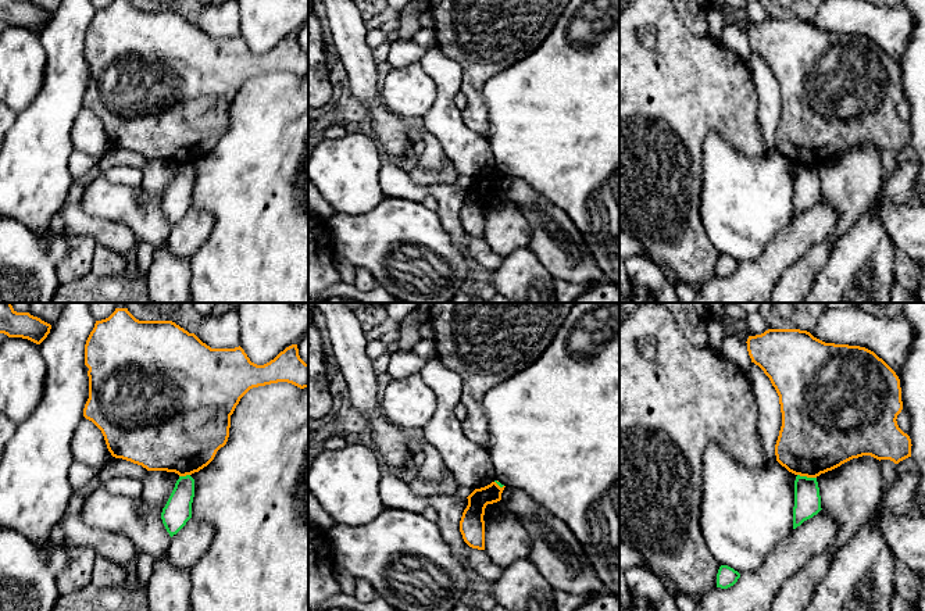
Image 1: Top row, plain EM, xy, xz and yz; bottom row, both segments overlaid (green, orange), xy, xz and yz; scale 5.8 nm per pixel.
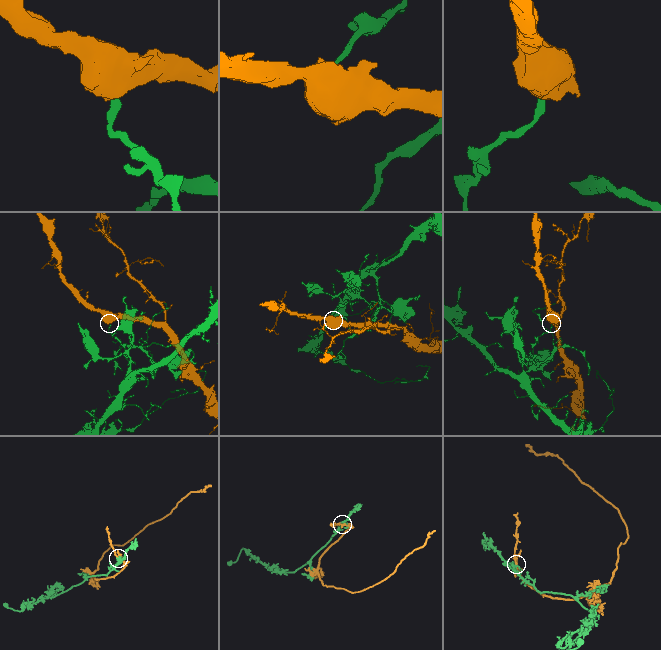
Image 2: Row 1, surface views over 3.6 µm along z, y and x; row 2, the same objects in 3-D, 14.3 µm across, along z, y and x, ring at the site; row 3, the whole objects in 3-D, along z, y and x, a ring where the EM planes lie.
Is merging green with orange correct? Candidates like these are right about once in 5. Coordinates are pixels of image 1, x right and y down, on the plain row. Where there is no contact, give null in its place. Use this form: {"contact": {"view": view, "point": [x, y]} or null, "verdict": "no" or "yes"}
{"contact": {"view": "yz", "point": [806, 165]}, "verdict": "no"}

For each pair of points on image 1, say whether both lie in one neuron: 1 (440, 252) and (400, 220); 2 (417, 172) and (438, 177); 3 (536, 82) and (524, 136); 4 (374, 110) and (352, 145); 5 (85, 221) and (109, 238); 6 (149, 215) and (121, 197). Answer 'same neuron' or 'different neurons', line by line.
1: same neuron
2: same neuron
3: same neuron
4: different neurons
5: same neuron
6: same neuron

